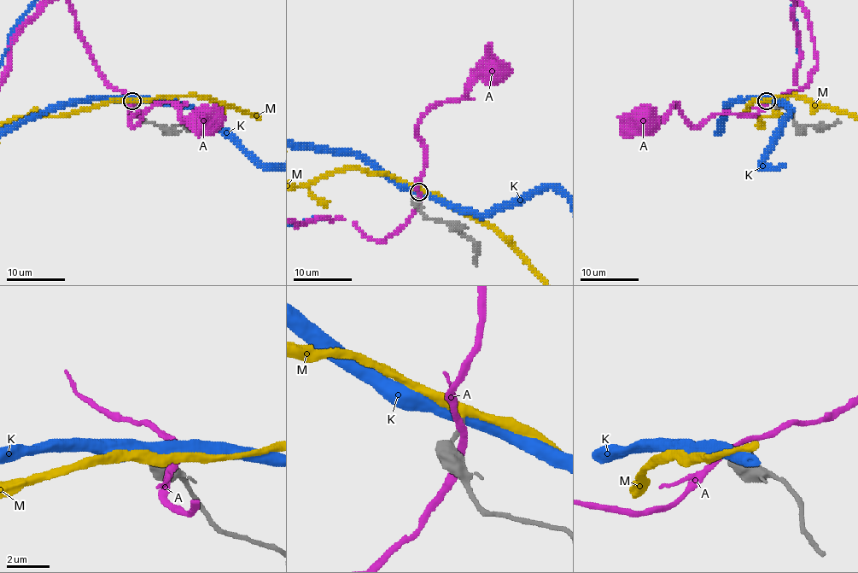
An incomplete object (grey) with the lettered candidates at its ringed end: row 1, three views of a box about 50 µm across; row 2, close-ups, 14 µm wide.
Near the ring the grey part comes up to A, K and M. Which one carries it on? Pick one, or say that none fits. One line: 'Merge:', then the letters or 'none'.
Merge: M

